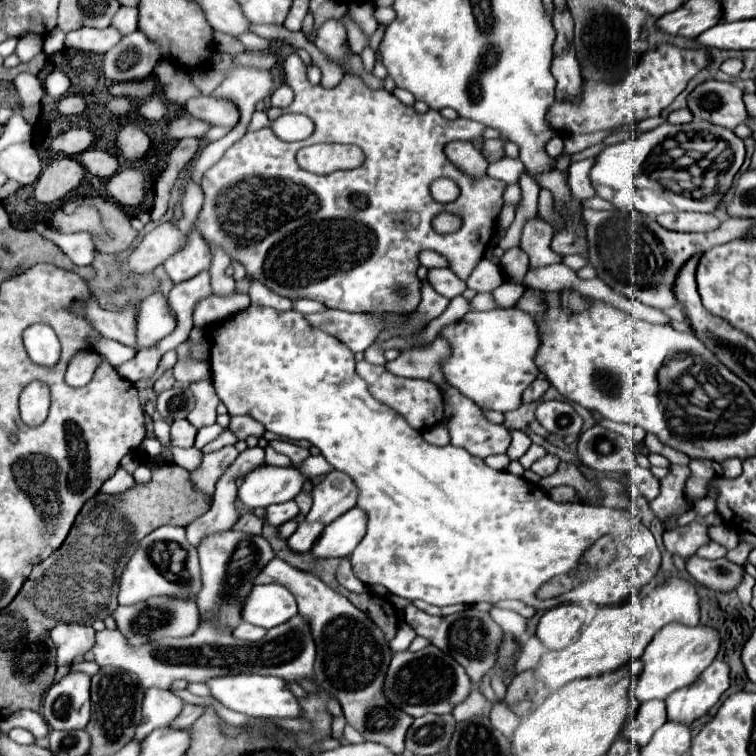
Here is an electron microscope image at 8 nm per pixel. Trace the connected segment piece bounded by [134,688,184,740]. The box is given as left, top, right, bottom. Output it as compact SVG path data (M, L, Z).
M148 688L142 700L142 722L136 728L134 740L144 740L152 730L168 726L182 710L184 702L172 690Z

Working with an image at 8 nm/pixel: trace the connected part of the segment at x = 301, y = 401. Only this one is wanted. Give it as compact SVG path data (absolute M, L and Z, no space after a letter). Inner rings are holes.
M246 308L238 314L234 314L232 318L214 324L214 328L210 326L210 368L212 368L212 380L214 380L214 388L218 392L218 398L226 404L228 414L246 414L252 416L254 420L258 420L260 424L264 424L266 430L284 436L284 438L292 438L292 440L308 440L310 444L314 444L316 448L320 448L322 456L332 464L334 470L340 470L344 474L348 474L356 488L358 488L358 508L362 508L366 512L368 518L368 530L366 536L362 538L362 542L356 546L356 550L350 554L350 562L352 562L352 570L354 574L366 584L382 584L390 590L390 594L408 598L408 600L424 600L428 604L434 606L450 606L450 604L476 604L476 602L490 602L496 604L500 600L520 600L536 610L550 610L554 606L566 604L566 602L576 602L576 604L598 604L598 606L614 606L614 604L622 604L626 602L632 594L646 594L652 588L658 586L658 574L660 574L660 566L662 566L662 556L658 552L656 540L652 536L652 532L636 518L634 512L630 510L614 510L614 508L604 508L604 506L590 506L584 502L578 504L558 504L552 502L548 498L548 494L544 494L542 488L538 488L538 484L532 484L528 480L524 480L522 476L514 476L510 472L500 472L494 470L490 466L484 464L482 458L474 458L470 456L464 448L454 448L452 444L448 446L434 446L428 444L422 434L414 428L410 428L410 424L404 420L402 414L394 412L392 408L386 408L384 404L380 404L378 400L374 400L366 388L366 382L356 374L354 370L354 354L334 336L318 330L318 328L310 328L310 324L306 324L304 316L296 310L290 312L270 312L270 308ZM604 534L612 534L614 540L618 544L626 544L626 558L624 556L616 556L614 560L614 568L612 564L602 568L602 578L592 576L590 572L584 574L582 584L578 584L576 588L572 588L570 592L554 598L554 600L538 600L536 598L536 590L548 582L550 578L554 578L556 574L570 574L576 572L582 556L586 552L586 548L590 548L600 536Z

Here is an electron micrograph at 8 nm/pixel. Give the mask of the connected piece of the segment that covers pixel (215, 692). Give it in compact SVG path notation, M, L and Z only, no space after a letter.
M230 674L216 676L206 680L210 694L224 704L224 696L228 696L226 706L234 712L246 714L255 718L296 718L300 716L300 706L296 696L288 690L282 678L262 676L262 674Z

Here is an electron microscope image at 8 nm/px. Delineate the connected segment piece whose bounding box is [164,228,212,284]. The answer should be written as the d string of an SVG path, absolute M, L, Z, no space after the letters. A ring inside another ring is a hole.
M190 228L186 232L186 244L164 262L164 268L172 278L172 282L176 284L208 270L210 264L212 264L210 246L194 228Z

